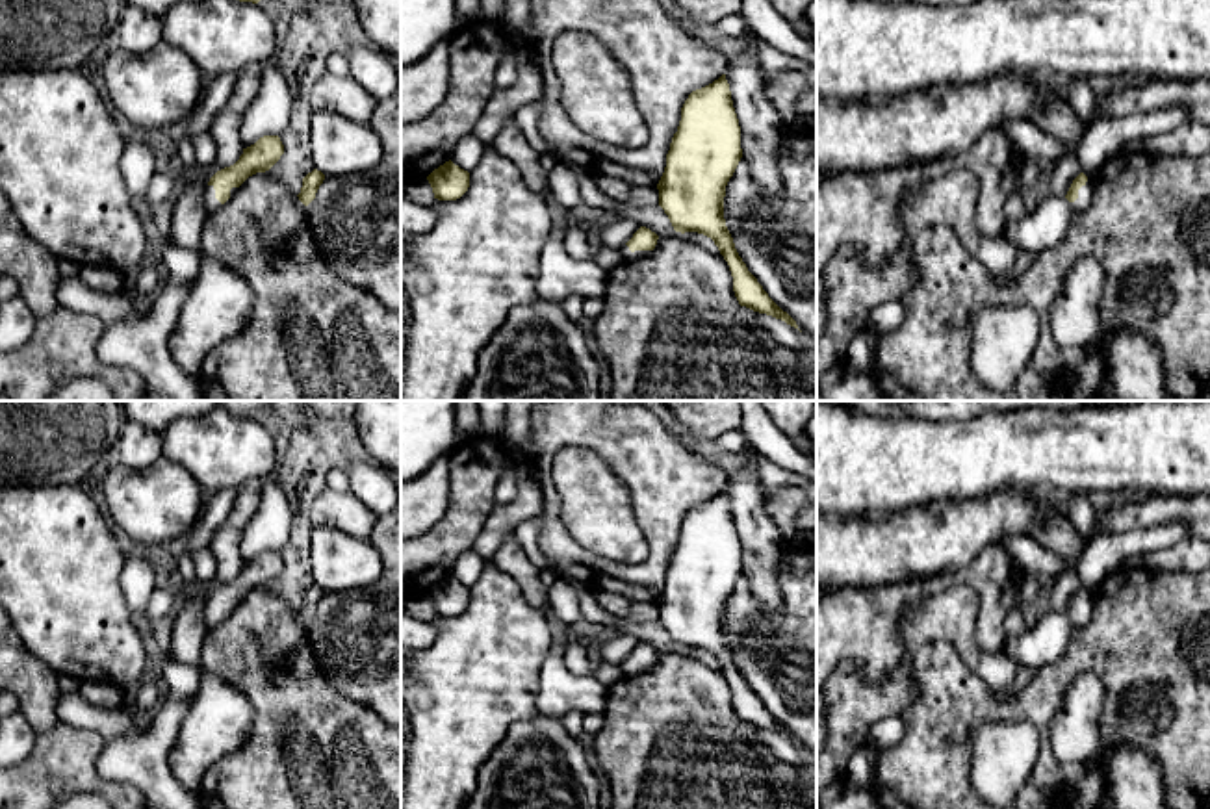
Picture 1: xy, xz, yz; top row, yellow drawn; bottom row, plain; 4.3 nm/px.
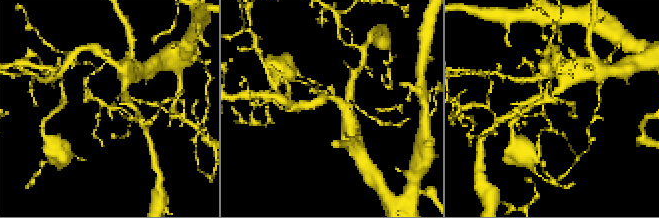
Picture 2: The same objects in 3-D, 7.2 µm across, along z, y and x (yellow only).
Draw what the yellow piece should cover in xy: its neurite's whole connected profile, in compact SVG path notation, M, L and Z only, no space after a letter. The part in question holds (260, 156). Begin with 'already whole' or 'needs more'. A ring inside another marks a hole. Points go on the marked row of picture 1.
needs more | M264 135L243 148L239 160L217 171L204 189L204 208L212 213L221 208L234 191L252 174L269 171L284 154L278 135Z

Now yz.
needs more | M1080 173L1080 174L1073 180L1073 184L1071 184L1071 187L1069 187L1065 199L1071 202L1071 208L1073 208L1075 212L1082 212L1082 210L1086 210L1086 208L1091 204L1091 197L1093 197L1091 176Z

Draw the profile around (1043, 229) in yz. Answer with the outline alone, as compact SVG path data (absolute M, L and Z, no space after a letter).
M1045 193L1026 217L1006 223L1006 239L1032 256L1058 247L1075 210L1065 197Z

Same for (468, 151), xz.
M473 134L464 135L451 152L451 161L460 169L471 173L481 161L488 143L481 141Z

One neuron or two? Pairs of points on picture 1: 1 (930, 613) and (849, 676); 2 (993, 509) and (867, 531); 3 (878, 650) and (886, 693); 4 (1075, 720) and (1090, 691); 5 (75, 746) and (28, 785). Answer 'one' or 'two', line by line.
1: one
2: one
3: two
4: one
5: one

